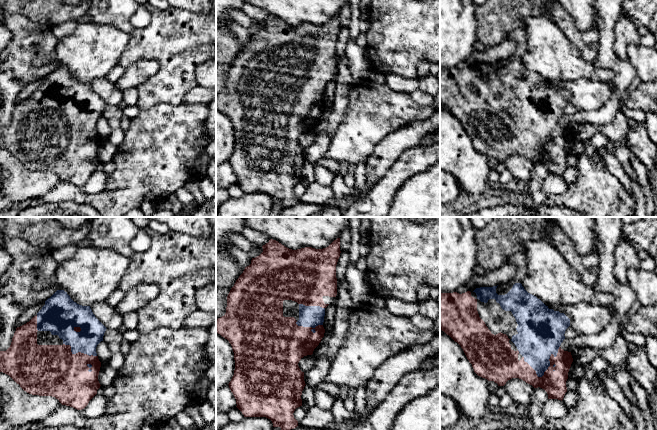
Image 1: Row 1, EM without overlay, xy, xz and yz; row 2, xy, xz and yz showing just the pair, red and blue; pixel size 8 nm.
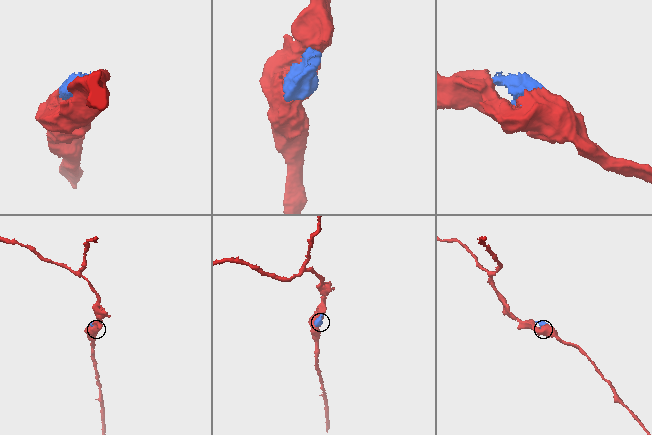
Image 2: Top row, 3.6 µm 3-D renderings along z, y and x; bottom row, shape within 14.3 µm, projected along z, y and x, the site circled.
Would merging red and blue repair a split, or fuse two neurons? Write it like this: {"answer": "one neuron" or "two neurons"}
{"answer": "one neuron"}

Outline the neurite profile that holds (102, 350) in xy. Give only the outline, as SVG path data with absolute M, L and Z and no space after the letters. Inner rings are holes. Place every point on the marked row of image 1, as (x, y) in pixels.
M101 341L96 347L96 353L101 365L107 365L107 362L112 354L108 348L108 344Z

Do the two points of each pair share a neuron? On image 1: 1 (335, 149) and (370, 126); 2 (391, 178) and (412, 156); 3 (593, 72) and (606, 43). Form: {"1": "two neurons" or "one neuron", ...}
{"1": "one neuron", "2": "one neuron", "3": "two neurons"}

